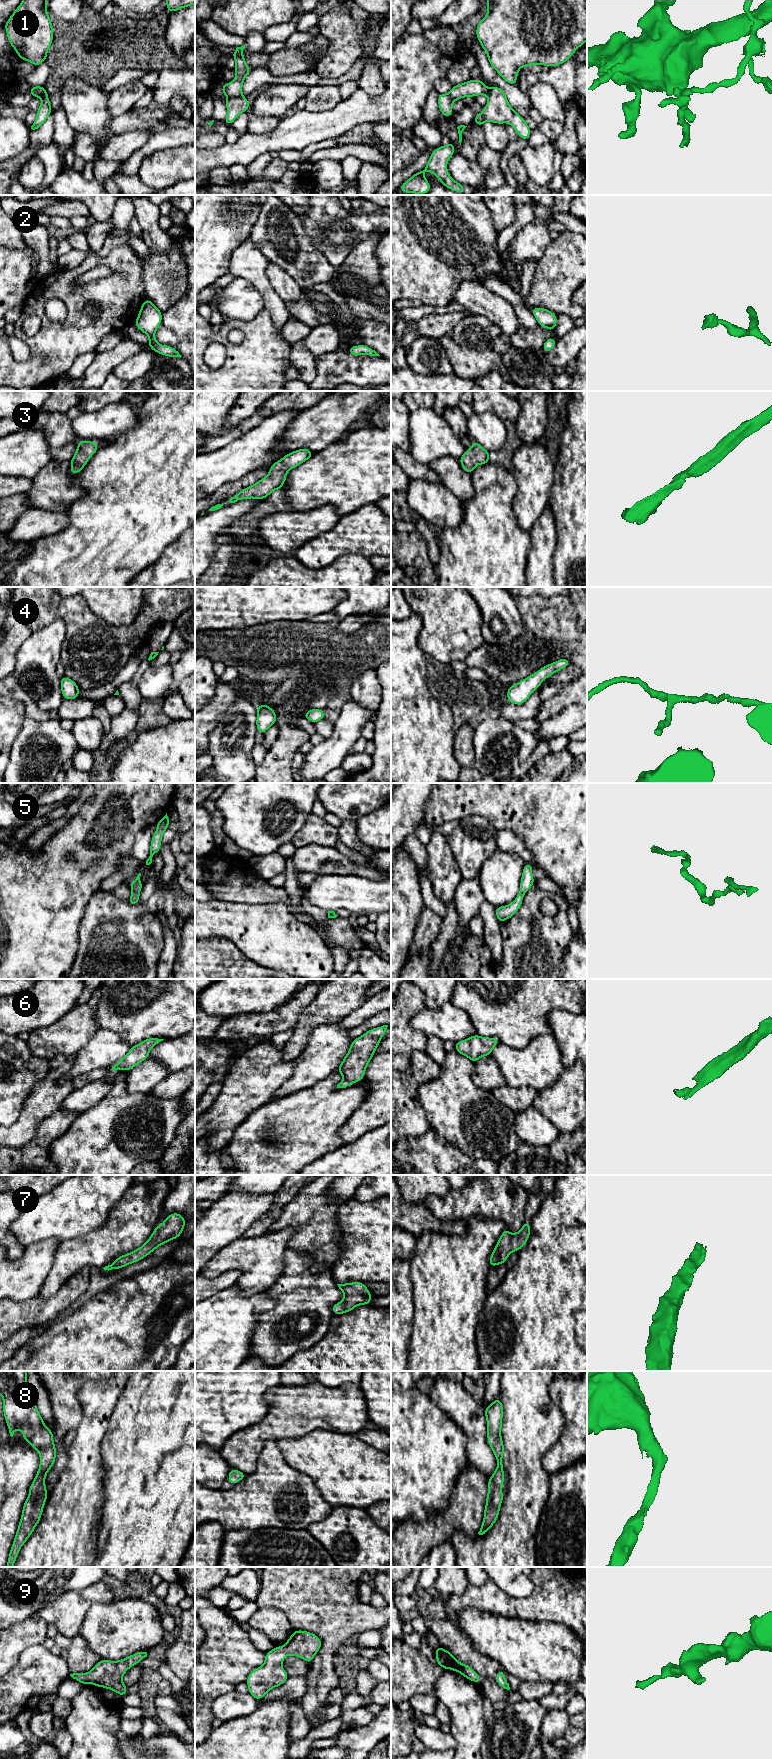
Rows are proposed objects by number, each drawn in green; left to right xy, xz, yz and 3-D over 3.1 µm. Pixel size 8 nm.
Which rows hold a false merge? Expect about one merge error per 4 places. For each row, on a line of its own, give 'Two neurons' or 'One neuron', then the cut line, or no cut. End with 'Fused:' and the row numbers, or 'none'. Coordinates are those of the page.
1: Two neurons. Split along xz (242, 95), (236, 98), (228, 98)
2: One neuron. No split
3: One neuron. No split
4: One neuron. No split
5: One neuron. No split
6: One neuron. No split
7: One neuron. No split
8: One neuron. No split
9: One neuron. No split
Fused: 1

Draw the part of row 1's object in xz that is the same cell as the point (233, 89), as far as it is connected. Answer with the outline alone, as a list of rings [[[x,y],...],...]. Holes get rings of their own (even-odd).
[[[245,45],[237,47],[231,54],[236,62],[234,71],[236,72],[235,79],[221,86],[222,93],[228,98],[237,98],[242,96],[242,85],[246,76],[252,71],[245,61],[245,57],[242,55],[242,51],[245,49]]]

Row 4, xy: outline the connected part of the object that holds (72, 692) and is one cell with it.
[[[65,675],[60,678],[60,688],[62,690],[62,698],[65,699],[78,699],[79,698],[79,686]]]

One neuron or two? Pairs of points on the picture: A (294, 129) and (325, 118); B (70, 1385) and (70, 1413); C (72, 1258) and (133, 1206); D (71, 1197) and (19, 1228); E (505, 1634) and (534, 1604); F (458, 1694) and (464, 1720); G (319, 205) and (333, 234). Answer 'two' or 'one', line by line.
A: one
B: one
C: one
D: one
E: two
F: one
G: one

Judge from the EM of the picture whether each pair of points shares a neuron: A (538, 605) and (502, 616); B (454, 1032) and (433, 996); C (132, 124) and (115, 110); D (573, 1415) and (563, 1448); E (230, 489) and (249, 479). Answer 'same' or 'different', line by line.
A: different
B: different
C: different
D: same
E: same

